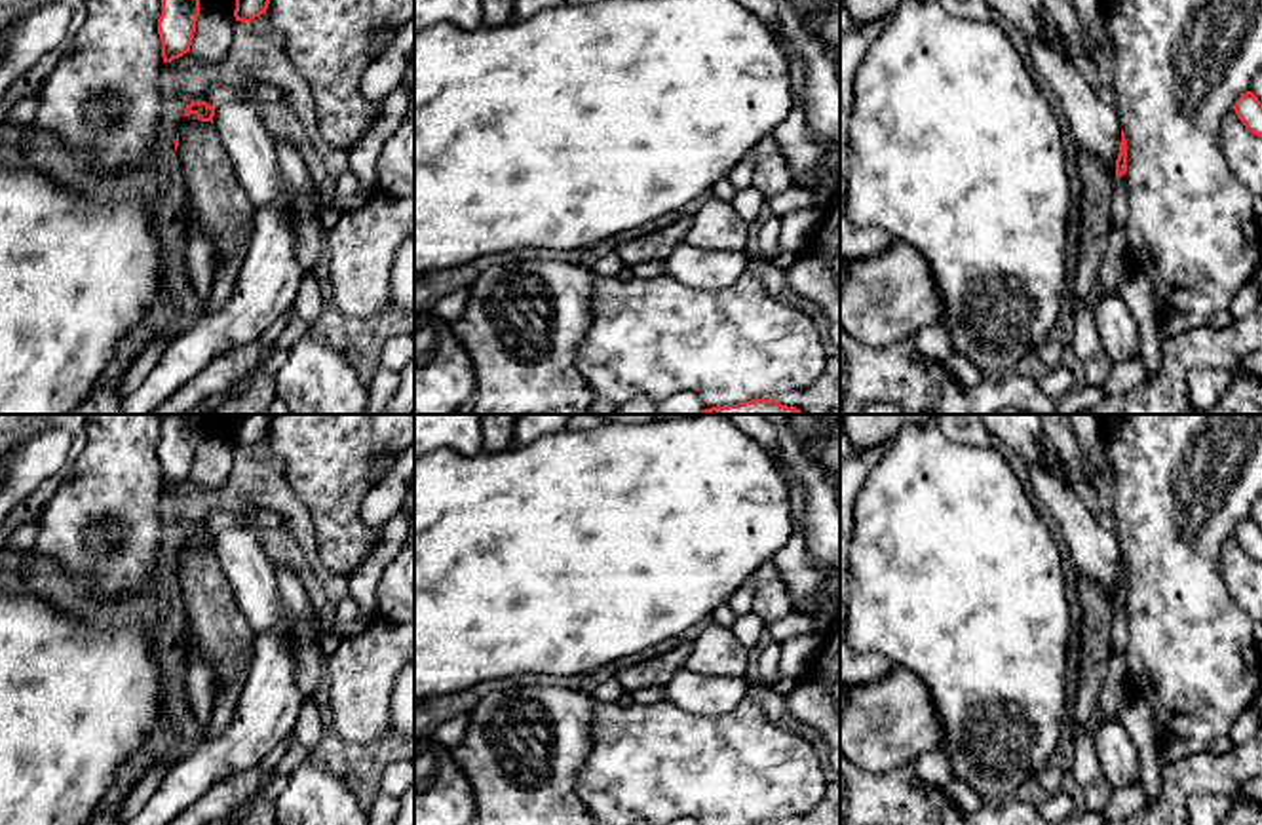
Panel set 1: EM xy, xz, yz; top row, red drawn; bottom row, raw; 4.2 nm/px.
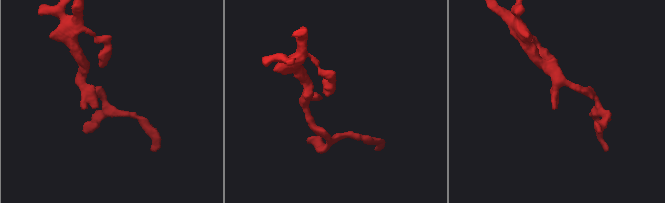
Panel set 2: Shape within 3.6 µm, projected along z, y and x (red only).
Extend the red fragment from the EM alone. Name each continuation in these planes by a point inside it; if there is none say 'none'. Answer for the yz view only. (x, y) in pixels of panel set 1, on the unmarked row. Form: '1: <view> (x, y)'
1: yz (1120, 622)

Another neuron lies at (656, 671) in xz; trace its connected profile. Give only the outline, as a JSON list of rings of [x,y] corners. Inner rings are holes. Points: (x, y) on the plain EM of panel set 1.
[[[682,643],[677,648],[635,663],[616,675],[625,692],[635,692],[650,686],[665,686],[677,671],[686,665],[692,643]]]

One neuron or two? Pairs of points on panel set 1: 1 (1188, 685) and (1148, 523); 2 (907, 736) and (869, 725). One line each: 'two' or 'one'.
1: one
2: one

